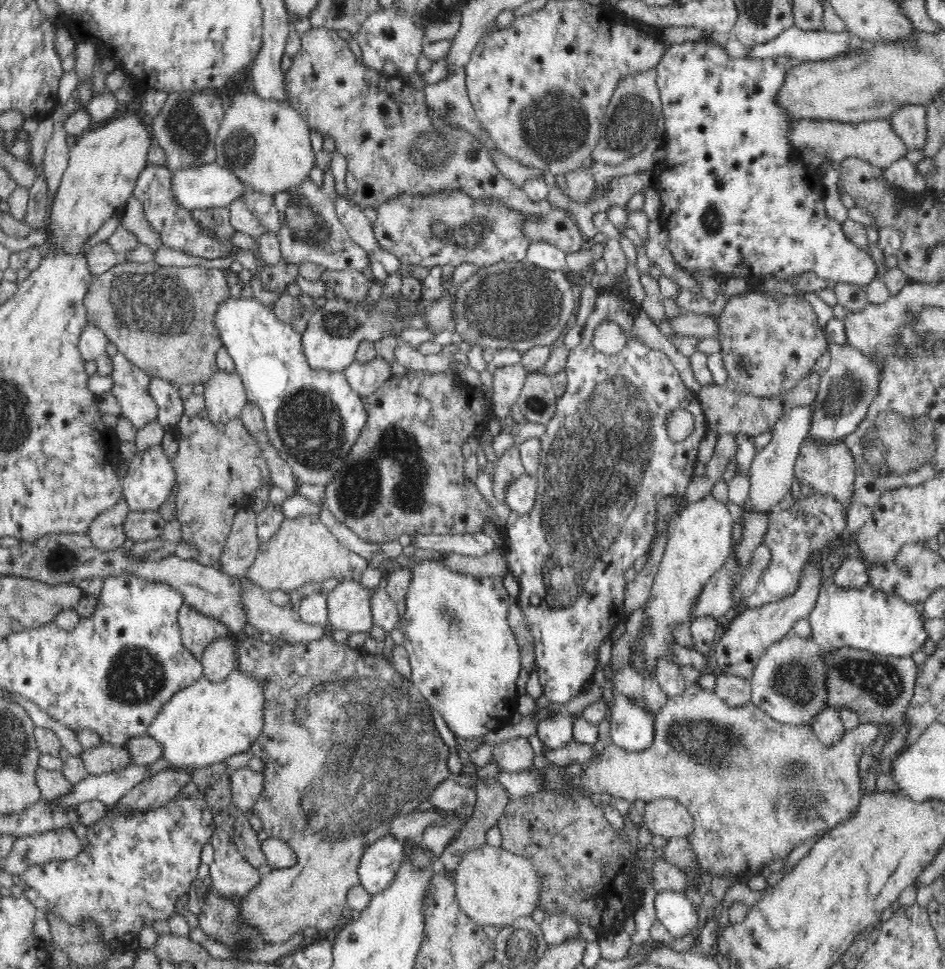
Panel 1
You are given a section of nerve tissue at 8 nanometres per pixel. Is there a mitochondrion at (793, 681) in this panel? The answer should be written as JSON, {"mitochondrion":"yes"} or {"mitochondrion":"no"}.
{"mitochondrion":"yes"}

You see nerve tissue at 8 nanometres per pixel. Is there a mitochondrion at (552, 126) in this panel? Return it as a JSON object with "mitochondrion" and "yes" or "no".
{"mitochondrion":"yes"}

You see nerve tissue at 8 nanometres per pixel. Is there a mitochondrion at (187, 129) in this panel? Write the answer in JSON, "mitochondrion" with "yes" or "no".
{"mitochondrion":"yes"}

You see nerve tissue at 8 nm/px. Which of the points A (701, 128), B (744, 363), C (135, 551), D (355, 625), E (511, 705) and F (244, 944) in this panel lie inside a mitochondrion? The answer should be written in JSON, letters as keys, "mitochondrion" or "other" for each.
{"A":"other","B":"mitochondrion","C":"other","D":"other","E":"other","F":"mitochondrion"}

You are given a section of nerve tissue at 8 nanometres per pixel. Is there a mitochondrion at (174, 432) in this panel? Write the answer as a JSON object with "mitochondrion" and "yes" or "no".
{"mitochondrion":"no"}

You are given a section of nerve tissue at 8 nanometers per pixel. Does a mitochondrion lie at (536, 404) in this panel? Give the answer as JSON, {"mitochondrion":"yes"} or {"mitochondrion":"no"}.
{"mitochondrion":"yes"}

